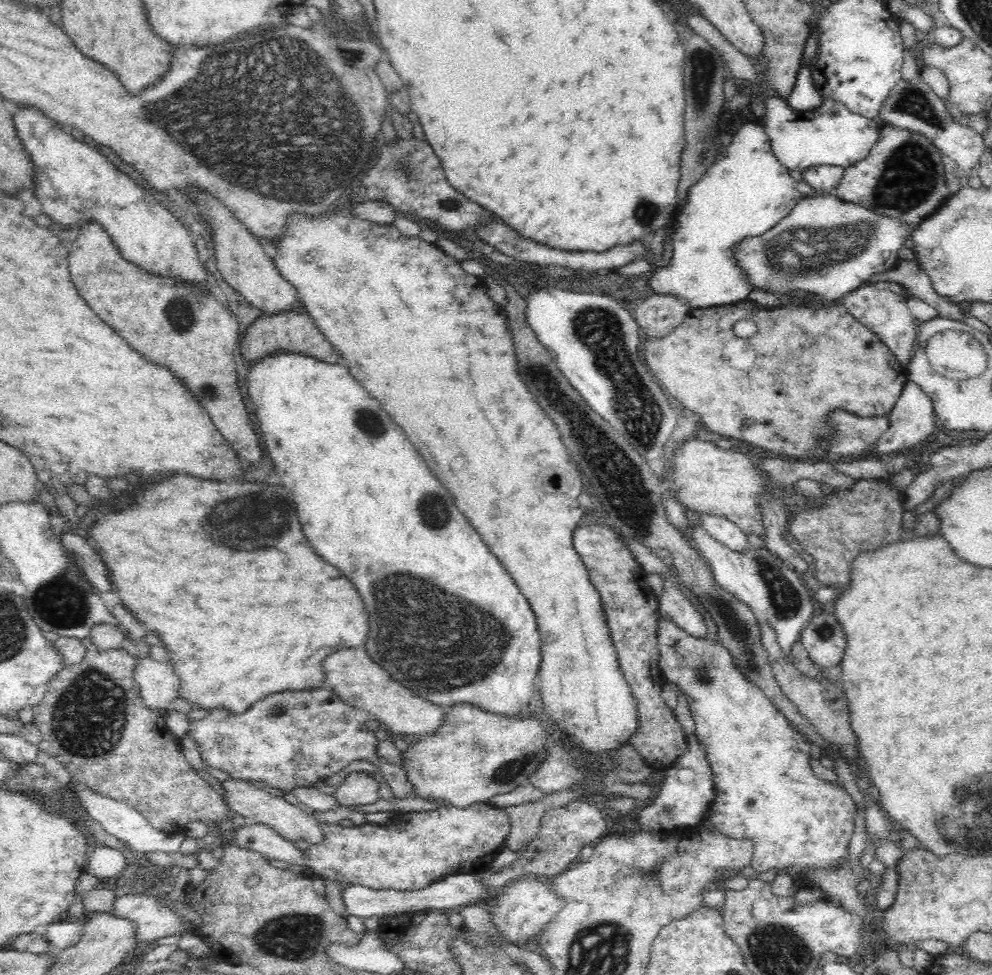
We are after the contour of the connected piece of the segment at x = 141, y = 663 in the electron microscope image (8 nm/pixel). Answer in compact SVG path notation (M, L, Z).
M134 652L134 657L138 659L138 666L134 668L134 680L140 685L140 693L142 693L142 699L144 703L148 705L148 708L157 710L170 709L172 702L180 698L180 678L170 663L160 662L158 660L148 658L139 658L137 653Z

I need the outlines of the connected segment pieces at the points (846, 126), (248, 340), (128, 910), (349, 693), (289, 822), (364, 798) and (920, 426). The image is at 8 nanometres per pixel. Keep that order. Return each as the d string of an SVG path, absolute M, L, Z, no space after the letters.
M766 90L757 96L764 105L763 127L771 142L771 149L777 159L790 171L802 173L810 166L831 164L848 167L864 160L879 139L882 125L878 119L854 114L846 105L835 101L828 95L815 112L802 111L799 116L788 114L781 97Z
M296 309L270 316L260 315L254 323L246 328L246 333L240 340L240 346L246 365L265 356L270 356L276 351L294 351L316 357L326 363L342 363L340 354L336 354L332 343L320 332L312 317L307 312L299 313Z
M148 893L118 897L112 914L122 919L132 920L137 925L136 942L143 948L155 945L158 938L179 934L183 924L183 919L177 912L170 910L157 897Z
M364 646L334 652L334 656L328 656L328 660L322 666L326 675L324 682L330 685L338 697L352 707L370 712L374 720L388 726L388 733L393 737L409 739L424 737L438 732L438 728L444 722L446 711L444 712L440 705L418 696L414 691L392 679L380 664L372 662Z
M231 778L221 785L225 790L224 799L231 814L254 818L257 823L268 825L286 840L307 840L311 845L320 844L324 840L323 825L305 807L290 804L283 797L255 788L248 781Z
M350 772L337 788L334 797L344 807L350 805L374 804L380 800L379 782L369 772Z
M910 380L904 385L897 404L894 405L894 409L887 416L888 421L890 421L890 428L876 442L880 456L891 457L893 454L897 454L899 450L904 450L904 448L926 440L928 434L932 434L939 428L935 419L932 400L921 389L921 386Z

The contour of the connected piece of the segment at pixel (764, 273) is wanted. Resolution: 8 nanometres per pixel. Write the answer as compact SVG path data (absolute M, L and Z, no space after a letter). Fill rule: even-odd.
M822 192L820 196L800 200L790 214L768 232L740 240L733 246L733 255L753 290L765 290L772 294L805 290L840 302L845 295L864 285L877 272L898 264L898 250L904 246L908 234L911 234L911 227L901 220L876 214L864 206L844 202L834 193Z

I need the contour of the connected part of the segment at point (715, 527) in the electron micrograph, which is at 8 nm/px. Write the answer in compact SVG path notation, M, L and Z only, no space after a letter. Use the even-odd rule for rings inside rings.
M712 513L703 514L700 521L707 534L724 544L724 547L736 552L749 548L748 536L732 519Z

